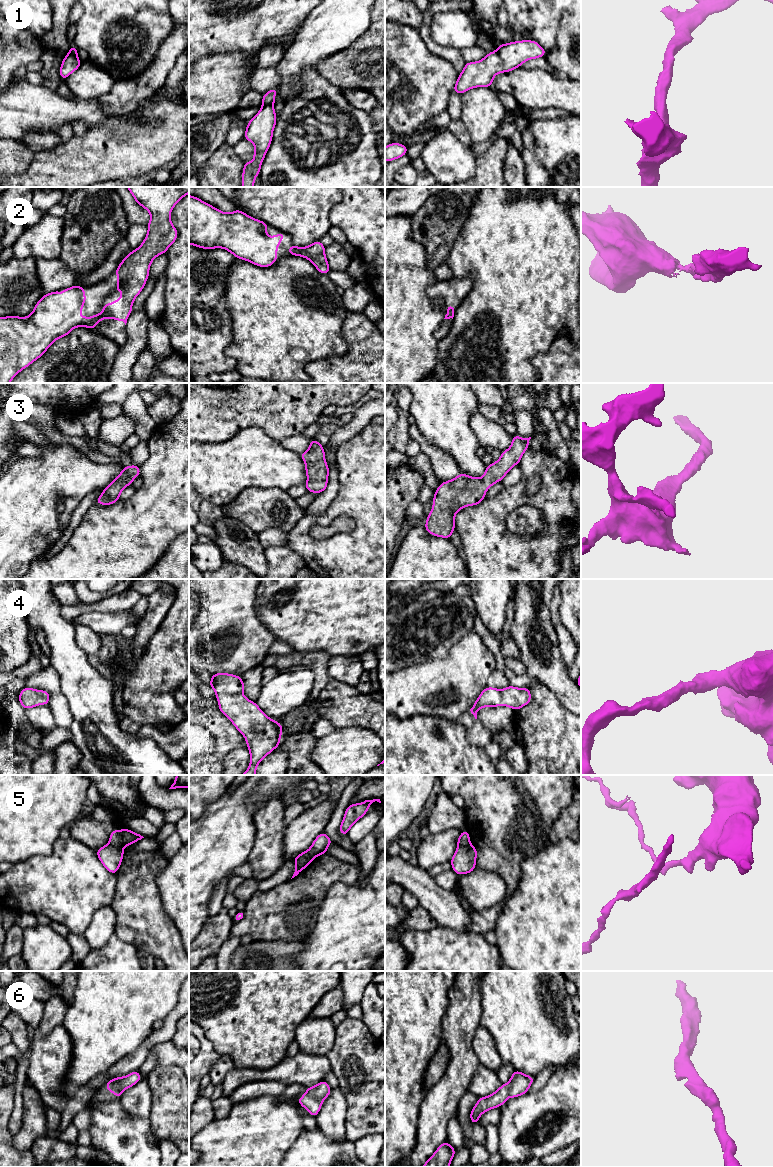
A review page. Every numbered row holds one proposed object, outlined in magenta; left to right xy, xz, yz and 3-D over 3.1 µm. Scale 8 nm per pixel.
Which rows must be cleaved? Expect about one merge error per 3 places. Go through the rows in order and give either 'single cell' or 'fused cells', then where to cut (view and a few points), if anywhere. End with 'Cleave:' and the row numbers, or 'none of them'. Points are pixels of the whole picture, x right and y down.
1: single cell; cut none
2: single cell; cut none
3: single cell; cut none
4: single cell; cut none
5: fused cells; cut xy (108, 843), (122, 848)
6: single cell; cut none
Cleave: 5

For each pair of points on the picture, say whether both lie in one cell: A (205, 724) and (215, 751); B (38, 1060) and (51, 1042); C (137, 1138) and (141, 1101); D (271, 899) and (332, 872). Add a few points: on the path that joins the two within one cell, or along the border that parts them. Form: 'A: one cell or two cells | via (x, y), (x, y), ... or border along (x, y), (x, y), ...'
A: one cell | via (205, 731), (211, 744)
B: one cell | via (42, 1056), (51, 1046)
C: two cells | border along (120, 1102), (131, 1115), (148, 1118)
D: one cell | via (286, 899), (297, 899), (317, 879)

